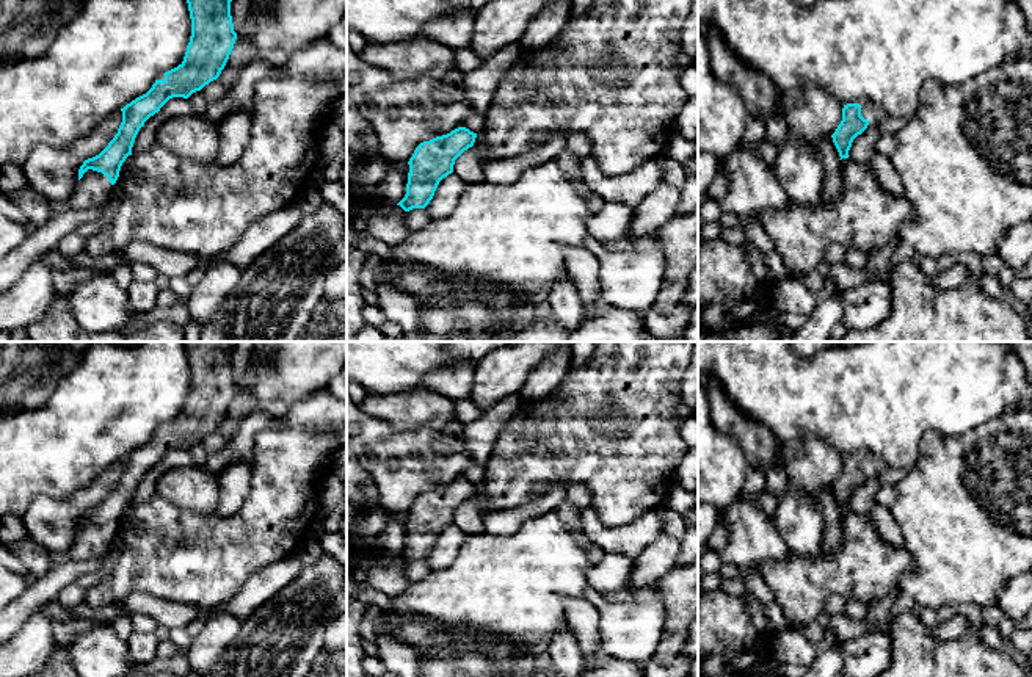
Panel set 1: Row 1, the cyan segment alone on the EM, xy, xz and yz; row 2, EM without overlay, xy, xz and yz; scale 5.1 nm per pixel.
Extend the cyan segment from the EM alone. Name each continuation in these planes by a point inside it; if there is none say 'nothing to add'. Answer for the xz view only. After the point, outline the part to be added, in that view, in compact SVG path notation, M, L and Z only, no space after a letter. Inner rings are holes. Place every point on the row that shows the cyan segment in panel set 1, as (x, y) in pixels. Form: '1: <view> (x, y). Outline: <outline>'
nothing to add

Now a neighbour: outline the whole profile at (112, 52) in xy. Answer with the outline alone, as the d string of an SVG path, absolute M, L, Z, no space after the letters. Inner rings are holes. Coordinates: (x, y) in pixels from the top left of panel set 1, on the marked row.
M85 0L44 56L0 66L0 166L22 166L39 144L61 149L88 135L113 111L146 94L160 74L182 64L190 36L187 0Z

